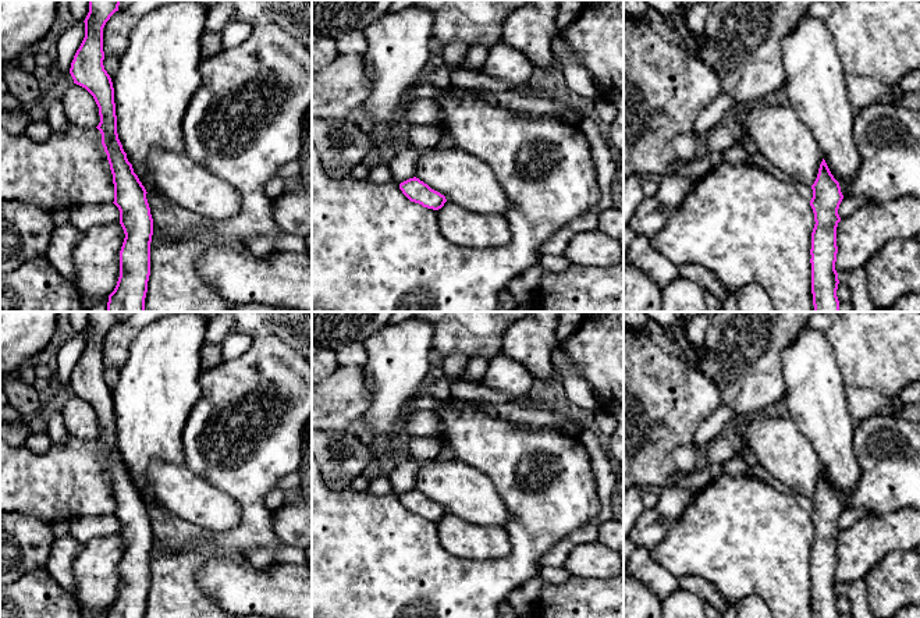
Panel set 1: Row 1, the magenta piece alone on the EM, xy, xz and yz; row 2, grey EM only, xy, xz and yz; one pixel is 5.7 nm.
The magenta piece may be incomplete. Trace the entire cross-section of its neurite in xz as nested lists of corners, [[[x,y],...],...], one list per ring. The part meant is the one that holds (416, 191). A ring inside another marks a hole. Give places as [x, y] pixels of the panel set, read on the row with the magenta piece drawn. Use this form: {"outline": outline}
{"outline": [[[413,177],[399,184],[402,193],[423,207],[438,210],[447,202],[445,196],[431,189],[427,184]]]}

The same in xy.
{"outline": [[[89,0],[89,13],[85,18],[85,38],[71,63],[70,74],[74,84],[85,88],[99,107],[100,122],[96,127],[102,134],[102,145],[107,154],[114,184],[114,205],[120,210],[120,224],[125,238],[120,251],[120,277],[114,291],[109,295],[107,312],[145,312],[145,298],[150,276],[150,242],[153,235],[153,219],[146,199],[146,189],[134,173],[132,164],[117,134],[117,116],[114,88],[110,75],[104,70],[103,28],[110,17],[118,11],[120,0]]]}

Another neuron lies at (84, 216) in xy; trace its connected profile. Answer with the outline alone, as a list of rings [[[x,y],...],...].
[[[114,203],[78,205],[70,209],[70,221],[85,232],[97,225],[120,221],[120,210]]]

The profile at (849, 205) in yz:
[[[848,195],[848,196],[843,196],[838,209],[838,214],[841,219],[843,219],[843,217],[853,214],[856,210],[862,207],[863,207],[863,198]]]

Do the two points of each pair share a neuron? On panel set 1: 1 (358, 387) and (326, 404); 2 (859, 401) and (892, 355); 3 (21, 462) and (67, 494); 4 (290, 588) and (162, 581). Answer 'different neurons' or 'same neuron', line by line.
1: same neuron
2: different neurons
3: same neuron
4: different neurons

